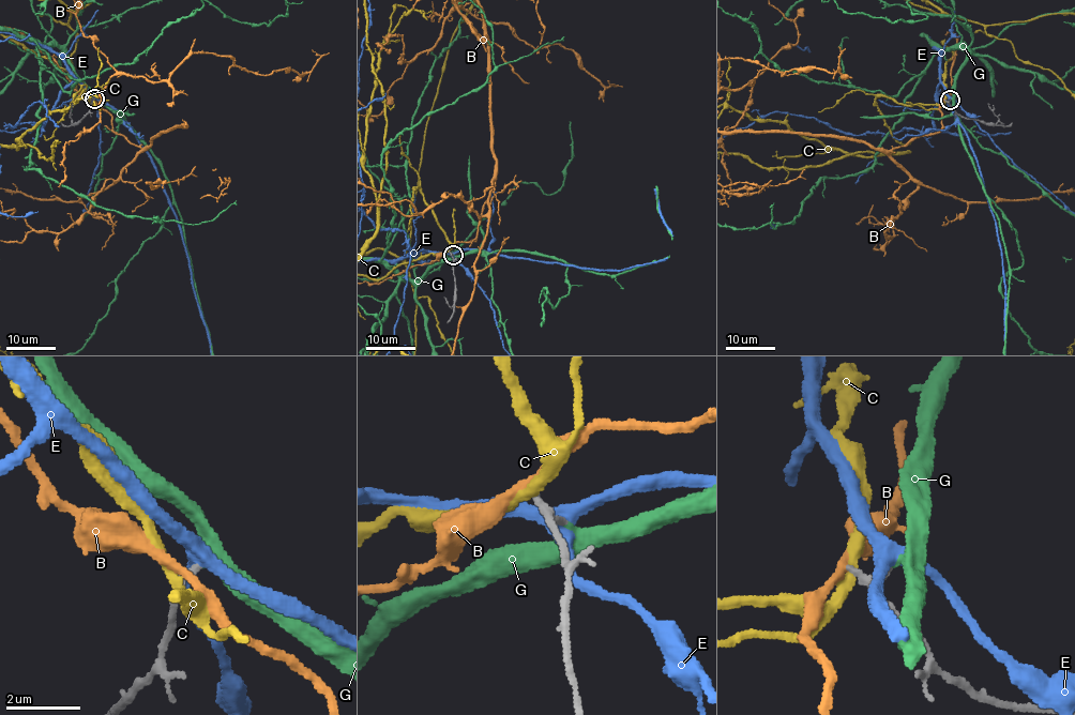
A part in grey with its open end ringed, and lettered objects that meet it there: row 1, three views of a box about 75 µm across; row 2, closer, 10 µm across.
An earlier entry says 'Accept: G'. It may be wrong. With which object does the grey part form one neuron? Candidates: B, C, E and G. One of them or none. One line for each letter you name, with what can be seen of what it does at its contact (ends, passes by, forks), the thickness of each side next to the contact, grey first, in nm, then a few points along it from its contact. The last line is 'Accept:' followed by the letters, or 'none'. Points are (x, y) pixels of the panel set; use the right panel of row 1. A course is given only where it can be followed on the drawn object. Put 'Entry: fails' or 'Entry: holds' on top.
Entry: holds
G: It passes by. Thickness 150 nm (grey) against 240 nm
Accept: G

